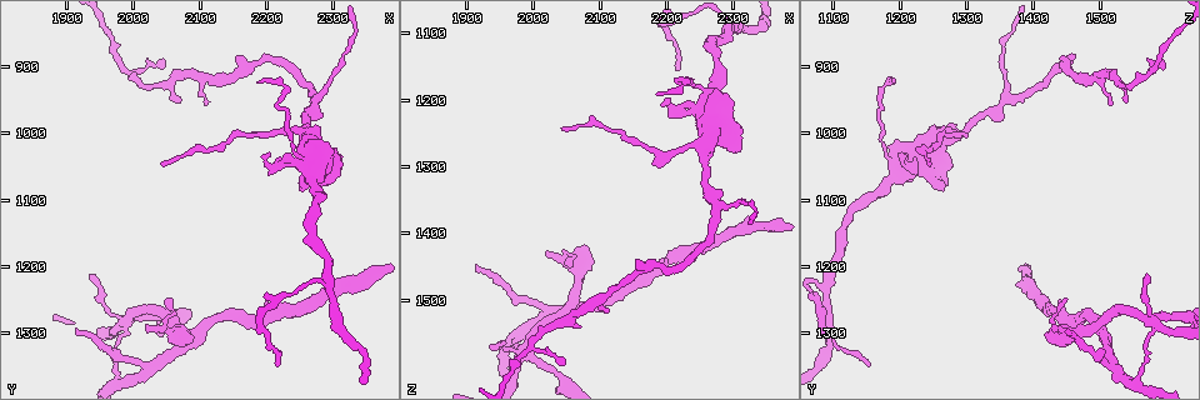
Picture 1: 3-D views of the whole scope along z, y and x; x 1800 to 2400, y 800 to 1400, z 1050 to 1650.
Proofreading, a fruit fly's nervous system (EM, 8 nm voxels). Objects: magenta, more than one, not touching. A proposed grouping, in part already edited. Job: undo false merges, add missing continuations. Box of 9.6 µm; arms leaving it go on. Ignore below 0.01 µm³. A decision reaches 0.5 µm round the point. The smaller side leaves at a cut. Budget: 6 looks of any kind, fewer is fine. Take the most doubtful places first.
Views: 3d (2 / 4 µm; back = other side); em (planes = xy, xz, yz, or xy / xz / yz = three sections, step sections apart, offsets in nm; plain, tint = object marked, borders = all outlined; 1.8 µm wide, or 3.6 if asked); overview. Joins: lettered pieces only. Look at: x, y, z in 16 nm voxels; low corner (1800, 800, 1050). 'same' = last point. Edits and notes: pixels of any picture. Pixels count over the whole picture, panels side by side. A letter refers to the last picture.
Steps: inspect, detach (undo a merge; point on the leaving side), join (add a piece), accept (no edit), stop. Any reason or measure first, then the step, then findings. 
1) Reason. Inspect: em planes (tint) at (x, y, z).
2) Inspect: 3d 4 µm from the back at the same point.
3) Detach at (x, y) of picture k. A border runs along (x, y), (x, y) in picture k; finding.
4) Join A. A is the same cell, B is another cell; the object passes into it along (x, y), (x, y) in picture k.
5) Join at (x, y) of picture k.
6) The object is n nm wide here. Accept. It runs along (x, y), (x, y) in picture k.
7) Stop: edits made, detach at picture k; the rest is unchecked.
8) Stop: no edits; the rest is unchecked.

Inspect: em 3.6 µm yz step 4 (tint) at (1990, 1285, 1580).

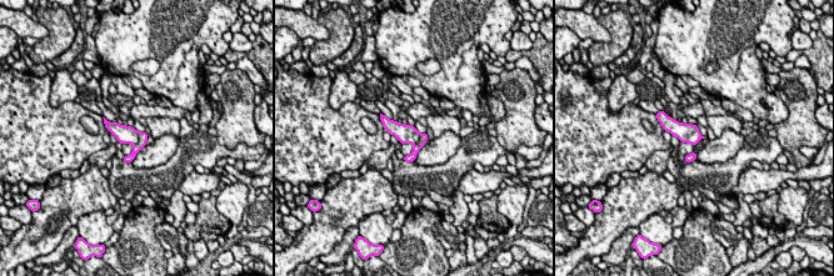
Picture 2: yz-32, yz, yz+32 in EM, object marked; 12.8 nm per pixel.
Inspect: em 3.6 µm yz step 4 (borders) at the same point.

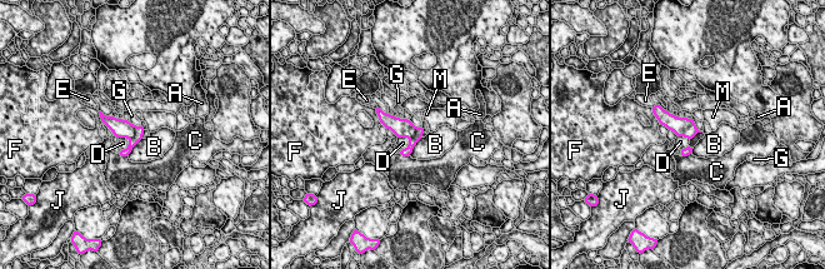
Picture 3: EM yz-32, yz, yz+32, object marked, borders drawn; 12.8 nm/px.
Detach at (120, 128) of picture 3. A, B, C, D, E, F, G, J and M are other cells; a second neuron is stuck on.

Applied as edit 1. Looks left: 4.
See it whole again. Inspect: overview.

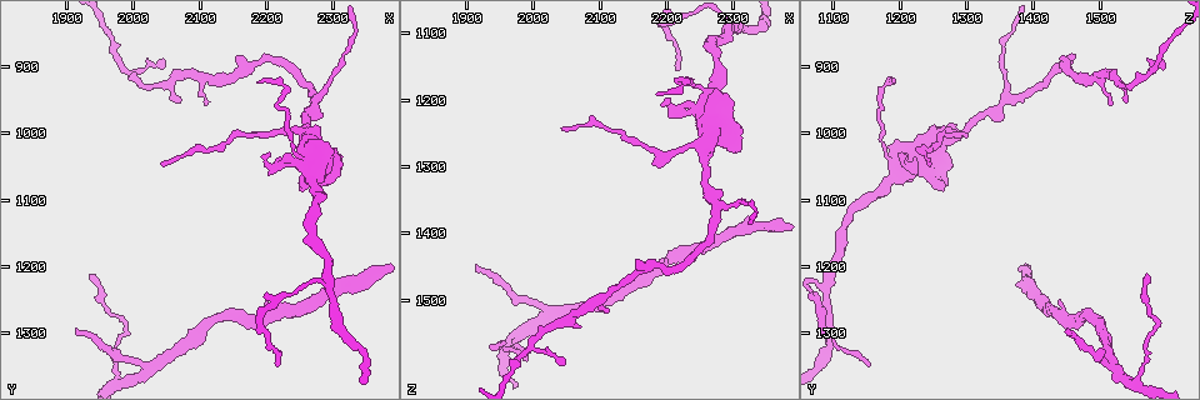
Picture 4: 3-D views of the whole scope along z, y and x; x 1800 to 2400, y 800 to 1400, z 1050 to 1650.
Sudden change in width. Inspect: em 3.6 µm planes (tint) at (2215, 1050, 1220).

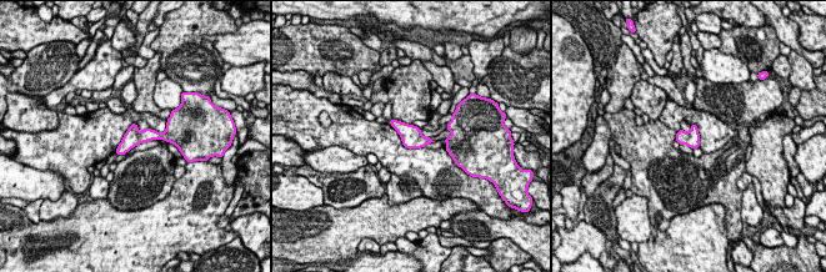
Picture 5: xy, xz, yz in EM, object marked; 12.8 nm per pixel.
What lies round it. Inspect: em 3.6 µm planes (borders) at the same point.

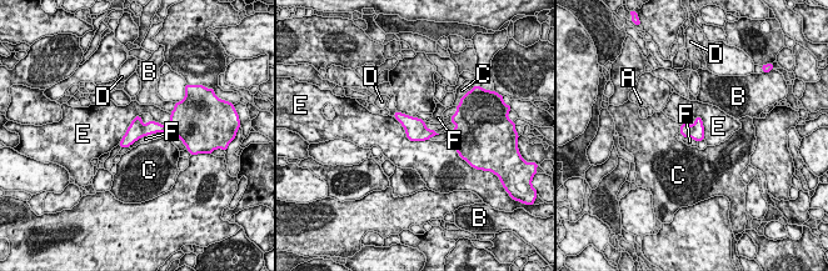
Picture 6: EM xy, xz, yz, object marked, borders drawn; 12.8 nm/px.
Accept. A, B, C, D, E and F are other cells; it runs along (170, 126), (138, 129), (123, 144) in picture 6; continuous, no second neuron.

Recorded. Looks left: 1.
Stop: edits made, detach at picture 3; the rest is unchecked.

